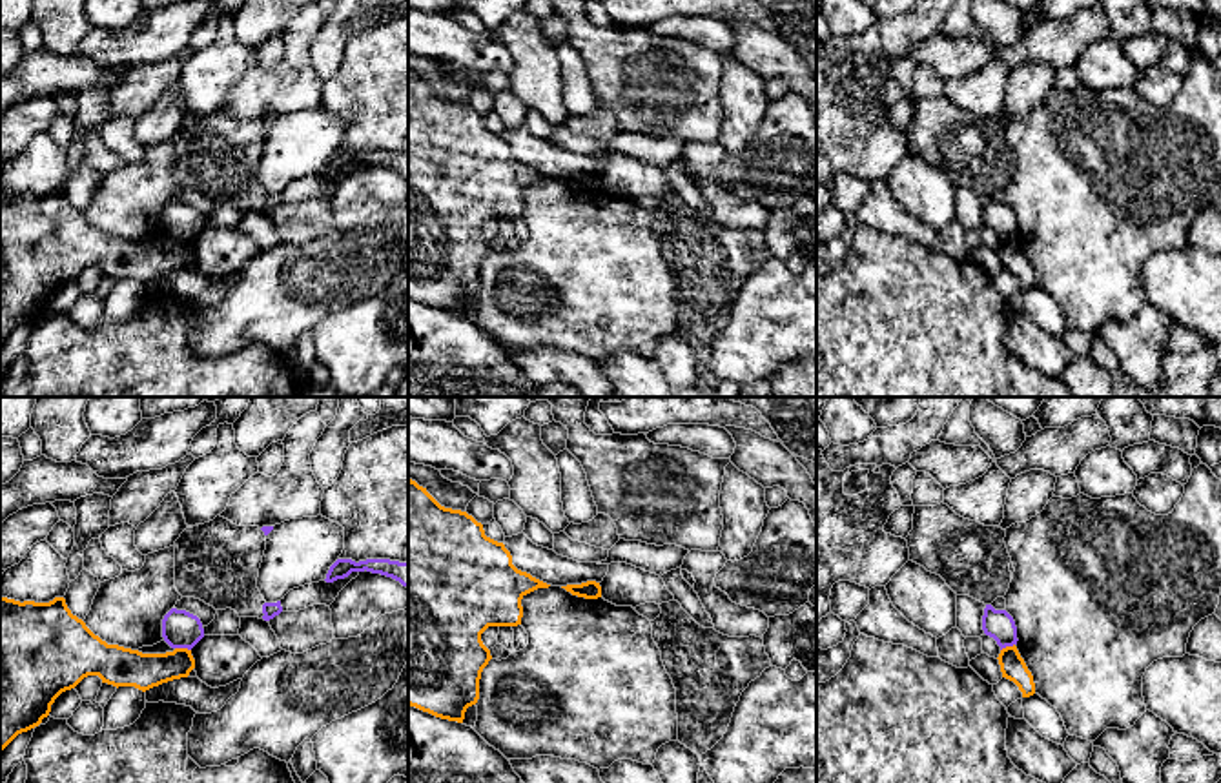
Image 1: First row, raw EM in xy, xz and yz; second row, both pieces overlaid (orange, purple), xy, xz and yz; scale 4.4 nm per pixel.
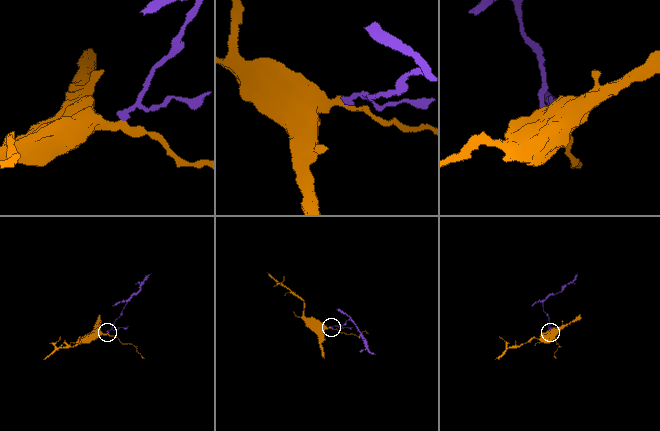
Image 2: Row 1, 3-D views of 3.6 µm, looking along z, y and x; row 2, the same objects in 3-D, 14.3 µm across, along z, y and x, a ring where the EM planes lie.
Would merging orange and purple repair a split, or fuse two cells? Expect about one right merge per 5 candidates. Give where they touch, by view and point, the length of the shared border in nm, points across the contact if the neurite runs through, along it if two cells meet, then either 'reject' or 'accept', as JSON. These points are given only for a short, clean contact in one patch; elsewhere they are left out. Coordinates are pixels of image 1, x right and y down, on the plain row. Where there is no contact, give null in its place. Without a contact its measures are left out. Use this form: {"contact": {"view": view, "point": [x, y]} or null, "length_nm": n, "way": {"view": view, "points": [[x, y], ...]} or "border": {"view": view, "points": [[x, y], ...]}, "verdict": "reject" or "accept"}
{"contact": {"view": "xy", "point": [183, 241]}, "length_nm": 70, "border": {"view": "xy", "points": [[175, 239], [190, 243]]}, "verdict": "reject"}

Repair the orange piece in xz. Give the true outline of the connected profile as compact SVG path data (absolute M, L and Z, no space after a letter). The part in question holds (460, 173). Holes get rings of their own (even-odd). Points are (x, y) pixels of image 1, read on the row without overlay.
M408 71L408 297L463 315L467 300L479 291L481 264L492 251L481 226L488 219L521 217L521 191L549 178L518 162L505 137L487 129L472 107L441 98L426 80Z

